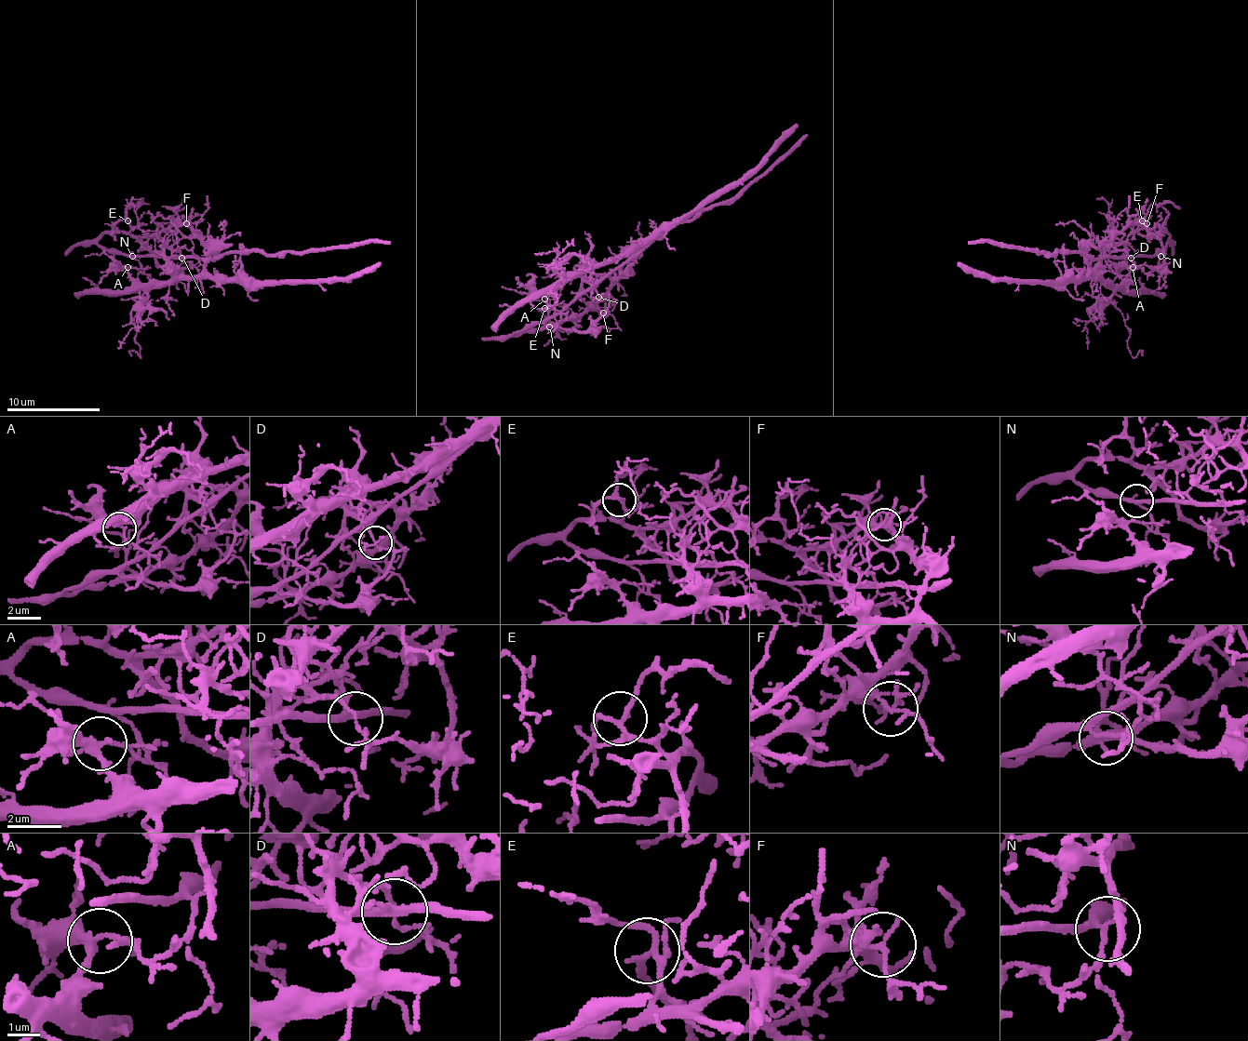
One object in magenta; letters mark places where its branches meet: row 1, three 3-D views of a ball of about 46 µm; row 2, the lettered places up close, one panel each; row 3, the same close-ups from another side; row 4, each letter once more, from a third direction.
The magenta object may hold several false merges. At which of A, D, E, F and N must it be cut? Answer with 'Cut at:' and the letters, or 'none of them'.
Cut at: D

